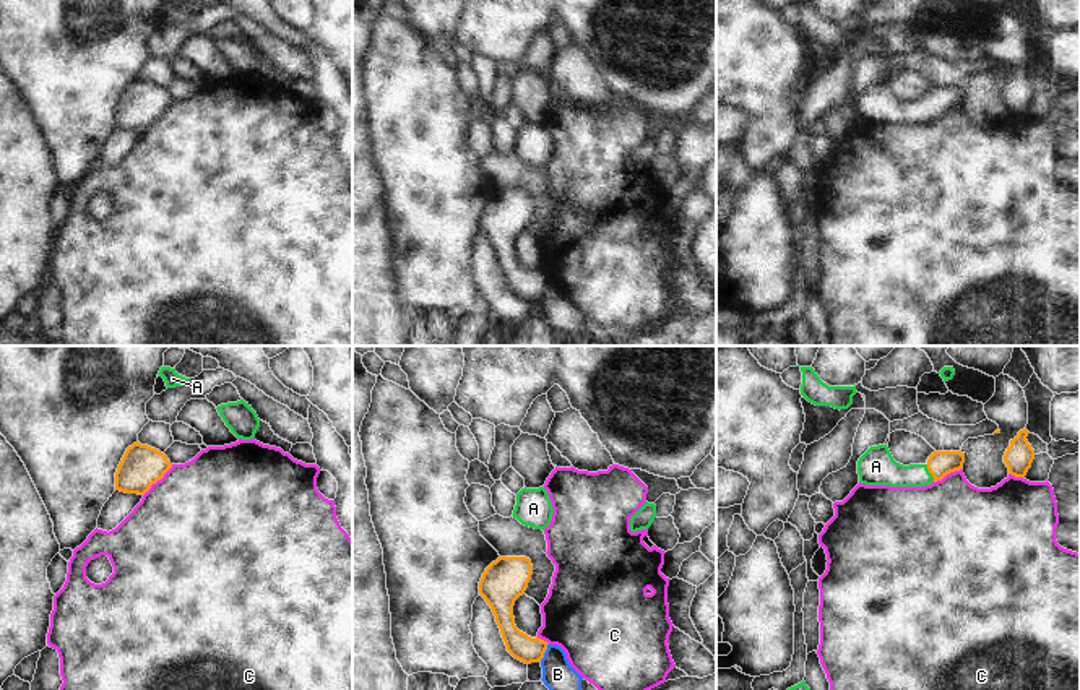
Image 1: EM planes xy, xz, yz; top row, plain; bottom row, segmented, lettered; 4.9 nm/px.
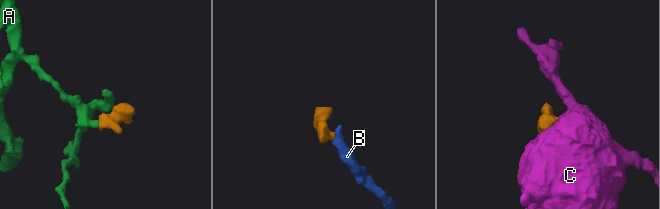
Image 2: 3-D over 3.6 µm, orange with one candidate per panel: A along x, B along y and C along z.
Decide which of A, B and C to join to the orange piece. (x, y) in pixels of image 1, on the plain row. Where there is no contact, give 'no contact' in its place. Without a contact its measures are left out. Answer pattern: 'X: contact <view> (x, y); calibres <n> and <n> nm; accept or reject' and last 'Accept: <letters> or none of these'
A: contact yz (929, 107); calibres 130 and 170 nm; accept
B: contact xz (543, 289); calibres 130 and 160 nm; reject
C: contact xy (158, 116); calibres 200 and 480 nm; reject
Accept: A

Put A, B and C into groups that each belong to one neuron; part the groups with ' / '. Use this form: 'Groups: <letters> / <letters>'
Groups: A / B / C.

